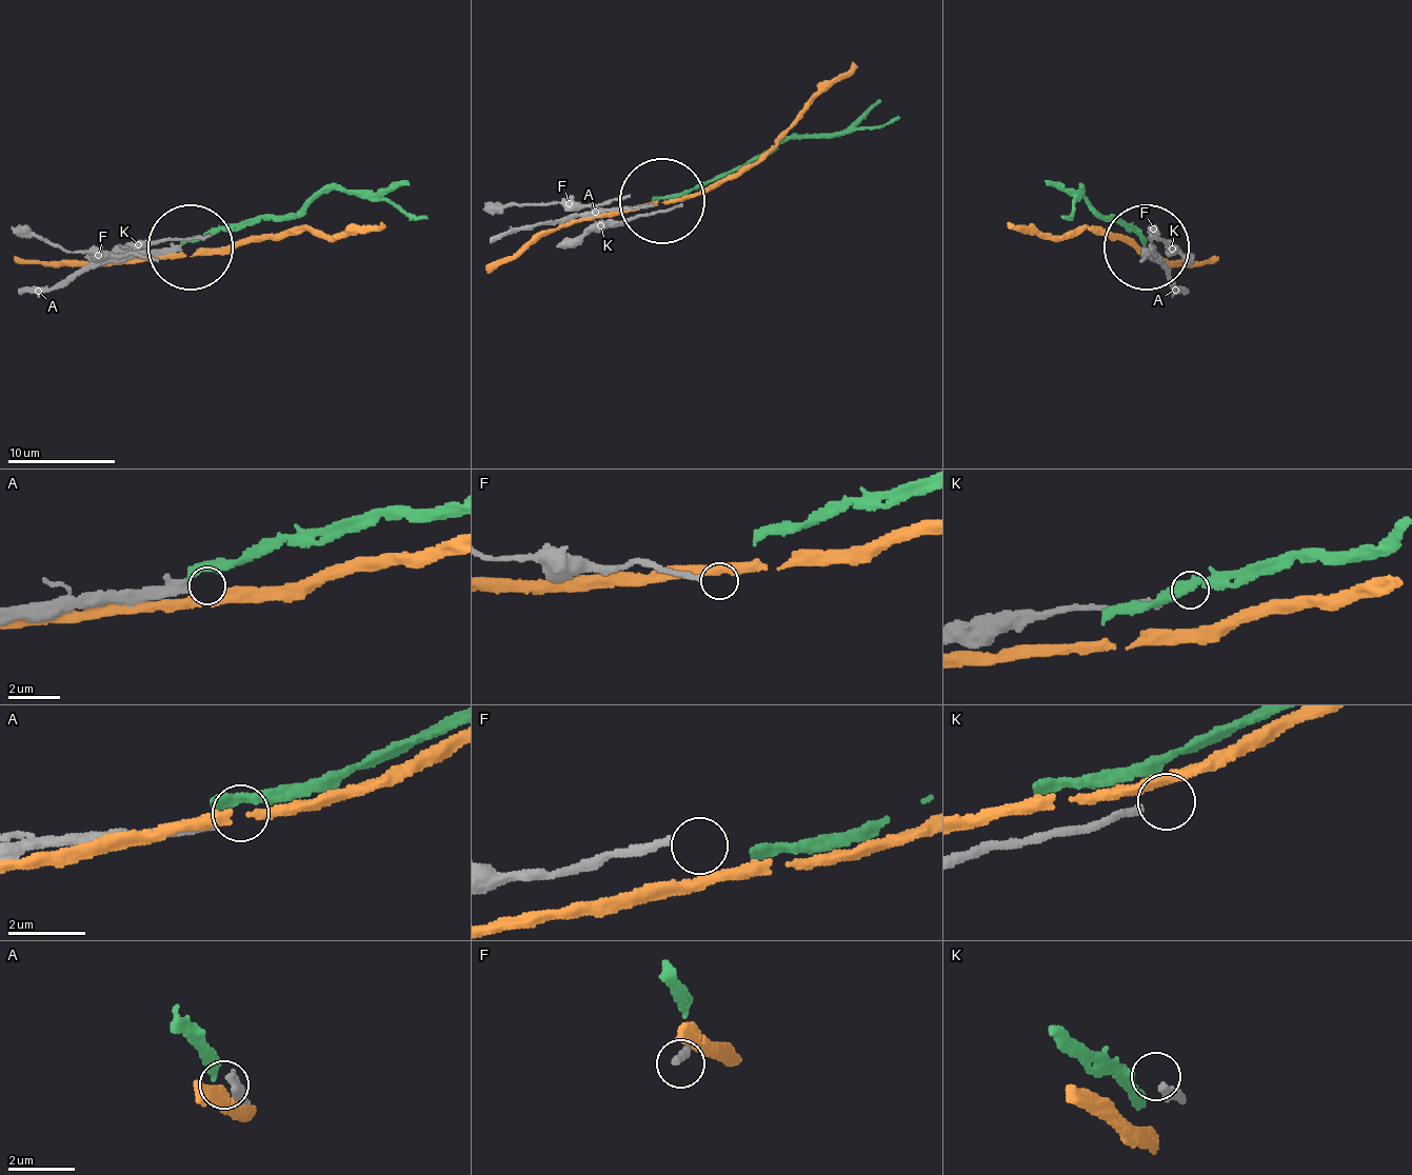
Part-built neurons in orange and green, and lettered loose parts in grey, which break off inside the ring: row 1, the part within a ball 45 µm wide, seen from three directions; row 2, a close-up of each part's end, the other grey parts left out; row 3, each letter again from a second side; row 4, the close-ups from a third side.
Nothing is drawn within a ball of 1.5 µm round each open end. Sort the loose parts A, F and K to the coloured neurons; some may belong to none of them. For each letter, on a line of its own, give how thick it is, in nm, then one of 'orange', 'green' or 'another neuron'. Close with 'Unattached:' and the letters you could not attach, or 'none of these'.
A: 320 nm | another neuron
F: 220 nm | another neuron
K: 200 nm | another neuron
Unattached: A, F, K

